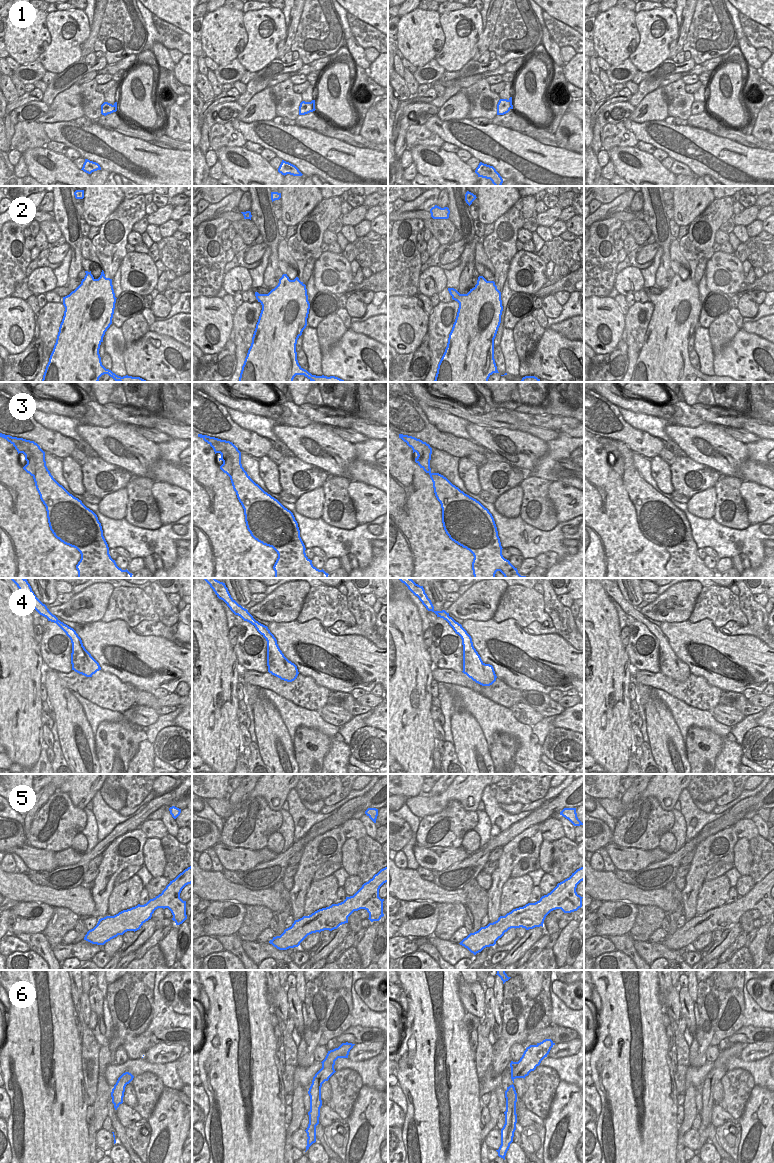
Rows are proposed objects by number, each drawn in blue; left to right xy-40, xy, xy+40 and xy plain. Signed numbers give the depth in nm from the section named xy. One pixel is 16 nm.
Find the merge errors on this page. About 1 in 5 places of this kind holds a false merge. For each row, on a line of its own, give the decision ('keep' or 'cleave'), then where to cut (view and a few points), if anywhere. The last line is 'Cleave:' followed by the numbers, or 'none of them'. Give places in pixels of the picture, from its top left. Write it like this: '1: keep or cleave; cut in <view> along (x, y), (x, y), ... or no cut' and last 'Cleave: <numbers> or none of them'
1: keep; no cut
2: keep; no cut
3: cleave; cut in xy+40 along (401, 437), (413, 447), (423, 460), (429, 461)
4: keep; no cut
5: keep; no cut
6: cleave; cut in xy+40 along (524, 1067), (522, 1070), (511, 1073)
Cleave: 3, 6

